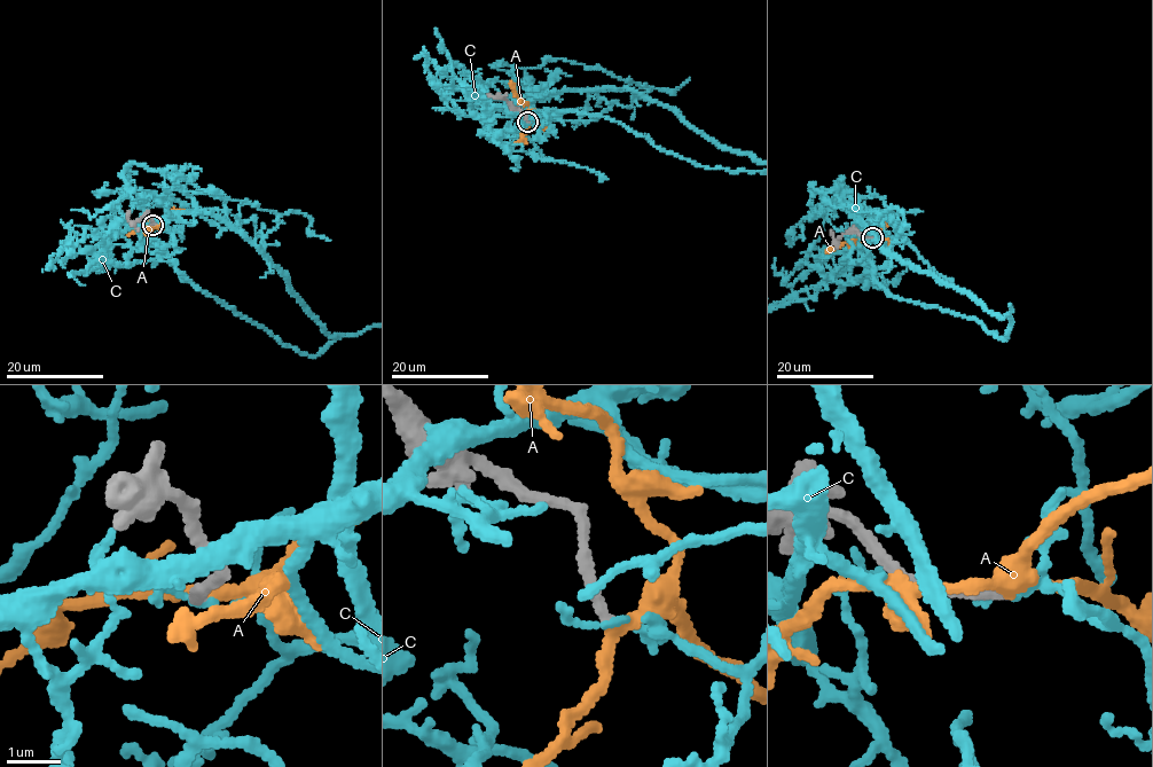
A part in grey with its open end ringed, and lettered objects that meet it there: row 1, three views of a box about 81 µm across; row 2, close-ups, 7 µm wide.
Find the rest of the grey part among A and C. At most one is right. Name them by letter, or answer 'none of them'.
A

